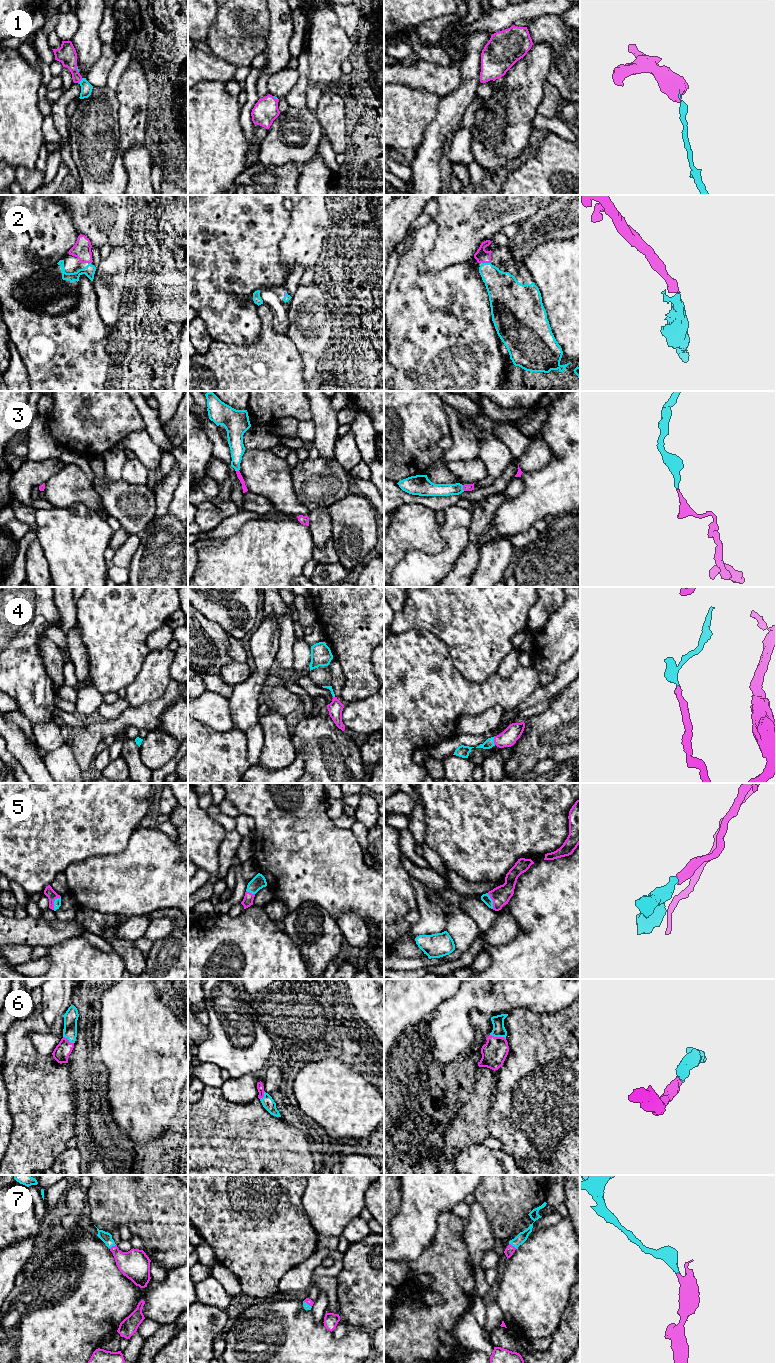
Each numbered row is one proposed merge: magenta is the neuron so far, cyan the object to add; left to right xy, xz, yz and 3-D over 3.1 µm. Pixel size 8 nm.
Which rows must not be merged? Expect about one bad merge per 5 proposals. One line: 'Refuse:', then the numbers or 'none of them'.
Refuse: none of them

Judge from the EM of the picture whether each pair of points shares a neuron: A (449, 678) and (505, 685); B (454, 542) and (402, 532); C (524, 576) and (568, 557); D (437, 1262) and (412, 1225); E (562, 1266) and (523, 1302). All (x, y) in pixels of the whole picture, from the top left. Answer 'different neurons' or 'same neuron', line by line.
A: same neuron
B: different neurons
C: same neuron
D: different neurons
E: same neuron

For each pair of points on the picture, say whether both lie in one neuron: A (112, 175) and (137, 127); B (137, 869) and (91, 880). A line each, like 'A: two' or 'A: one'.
A: two
B: one

